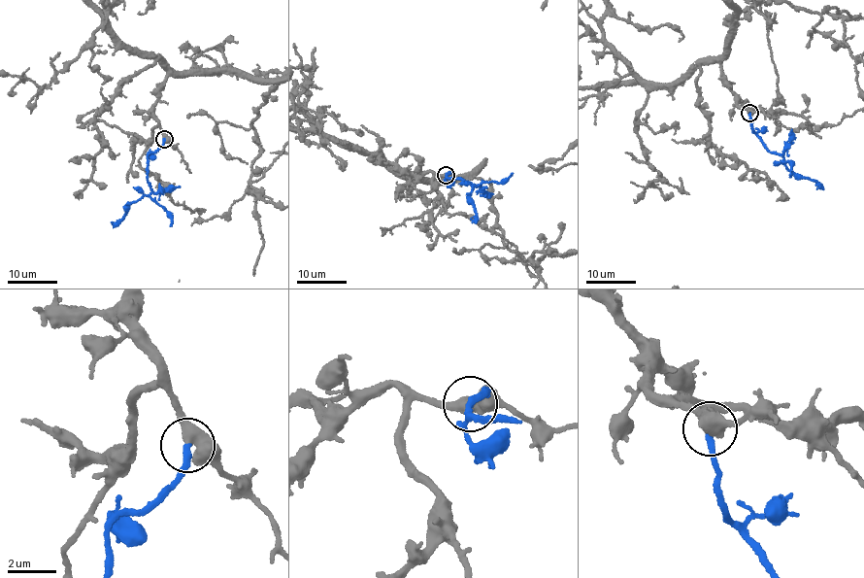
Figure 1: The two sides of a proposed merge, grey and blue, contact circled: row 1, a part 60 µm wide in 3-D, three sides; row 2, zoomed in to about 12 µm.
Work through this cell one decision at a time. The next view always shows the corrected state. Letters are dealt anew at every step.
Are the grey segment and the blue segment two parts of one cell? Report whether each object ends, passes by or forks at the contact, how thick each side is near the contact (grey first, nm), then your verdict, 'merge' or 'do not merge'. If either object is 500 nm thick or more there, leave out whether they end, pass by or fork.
calibres 500 and 280 nm; merge

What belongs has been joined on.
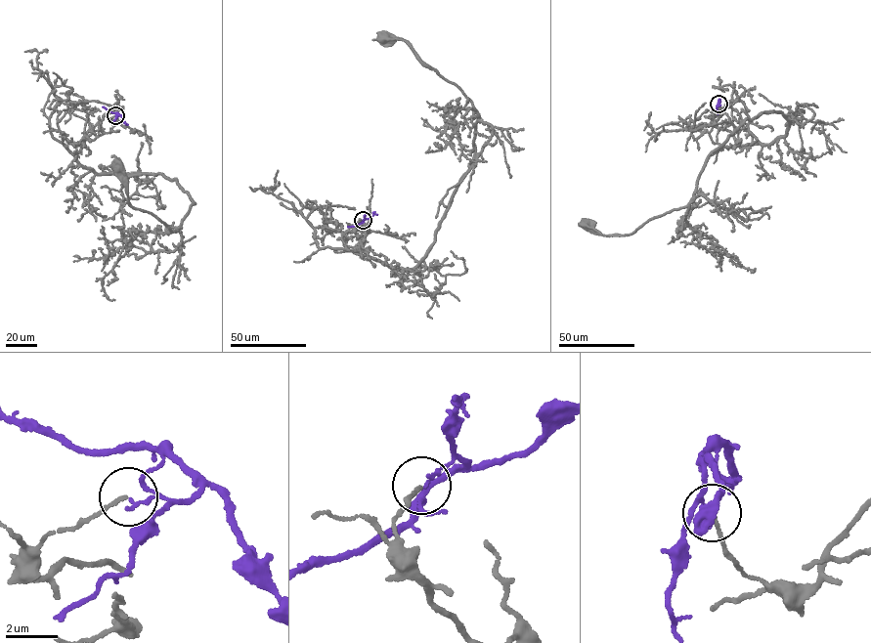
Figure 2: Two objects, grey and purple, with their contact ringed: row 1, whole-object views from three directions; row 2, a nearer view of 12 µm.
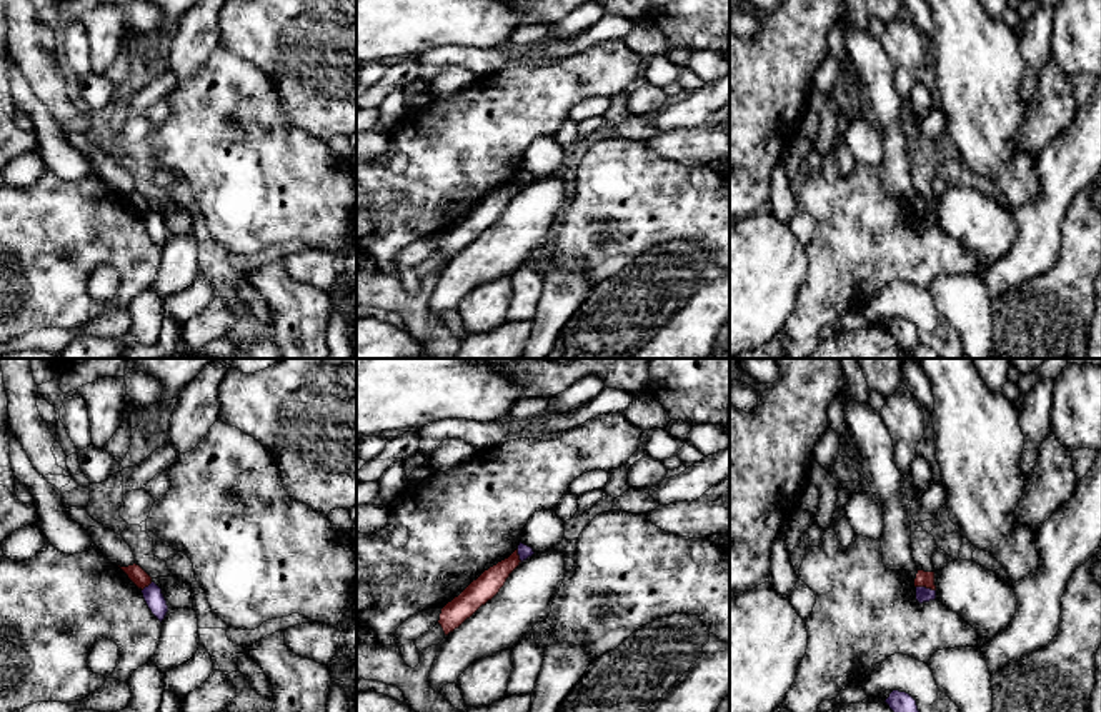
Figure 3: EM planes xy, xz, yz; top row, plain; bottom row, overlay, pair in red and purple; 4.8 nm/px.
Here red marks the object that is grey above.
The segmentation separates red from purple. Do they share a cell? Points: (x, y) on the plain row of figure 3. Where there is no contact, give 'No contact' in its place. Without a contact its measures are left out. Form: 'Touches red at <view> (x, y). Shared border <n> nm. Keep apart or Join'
Touches red at yz (926, 214). Shared border 100 nm. Keep apart

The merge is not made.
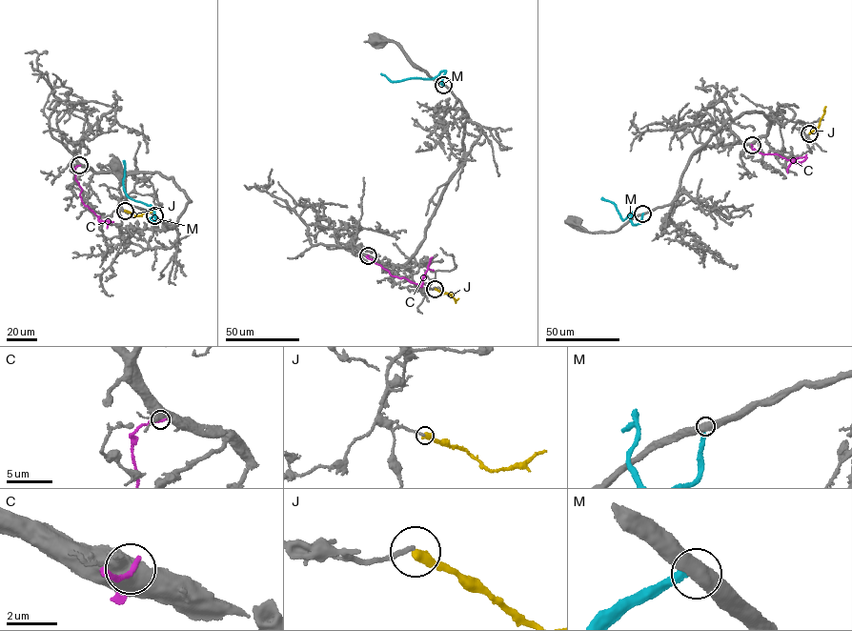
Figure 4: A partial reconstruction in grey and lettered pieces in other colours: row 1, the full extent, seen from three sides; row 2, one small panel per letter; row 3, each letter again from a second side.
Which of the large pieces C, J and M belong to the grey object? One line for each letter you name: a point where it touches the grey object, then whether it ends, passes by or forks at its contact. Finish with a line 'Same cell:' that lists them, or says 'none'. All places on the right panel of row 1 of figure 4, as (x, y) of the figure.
Same cell: none

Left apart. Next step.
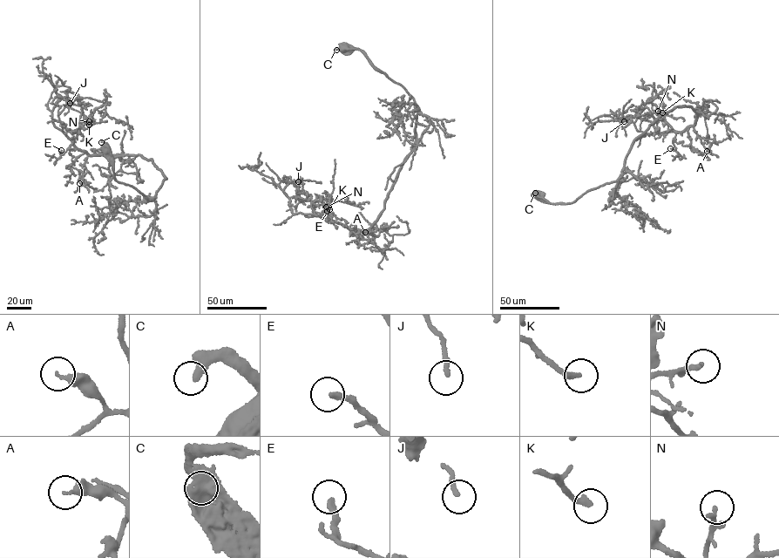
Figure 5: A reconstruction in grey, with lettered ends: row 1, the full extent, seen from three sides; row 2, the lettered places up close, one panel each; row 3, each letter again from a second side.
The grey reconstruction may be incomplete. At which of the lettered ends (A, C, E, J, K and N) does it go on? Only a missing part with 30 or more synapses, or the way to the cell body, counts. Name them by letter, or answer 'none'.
K, N

